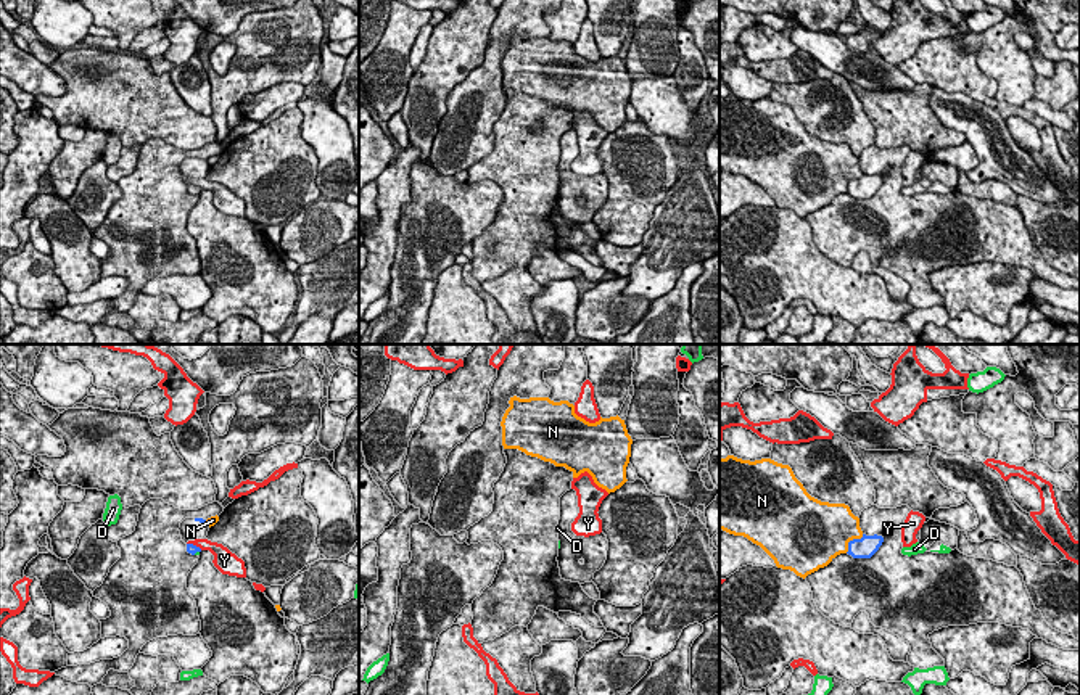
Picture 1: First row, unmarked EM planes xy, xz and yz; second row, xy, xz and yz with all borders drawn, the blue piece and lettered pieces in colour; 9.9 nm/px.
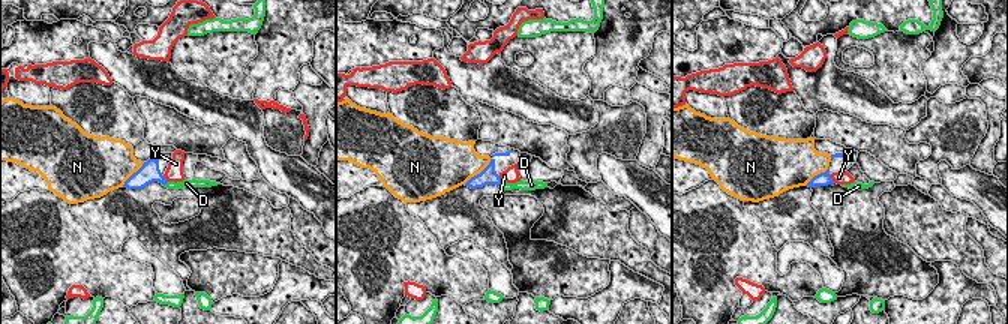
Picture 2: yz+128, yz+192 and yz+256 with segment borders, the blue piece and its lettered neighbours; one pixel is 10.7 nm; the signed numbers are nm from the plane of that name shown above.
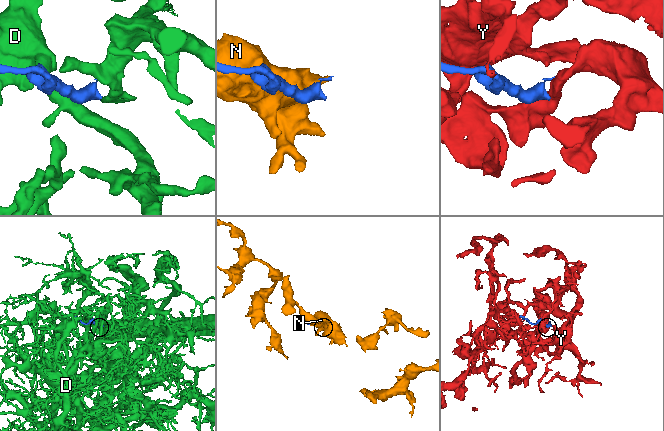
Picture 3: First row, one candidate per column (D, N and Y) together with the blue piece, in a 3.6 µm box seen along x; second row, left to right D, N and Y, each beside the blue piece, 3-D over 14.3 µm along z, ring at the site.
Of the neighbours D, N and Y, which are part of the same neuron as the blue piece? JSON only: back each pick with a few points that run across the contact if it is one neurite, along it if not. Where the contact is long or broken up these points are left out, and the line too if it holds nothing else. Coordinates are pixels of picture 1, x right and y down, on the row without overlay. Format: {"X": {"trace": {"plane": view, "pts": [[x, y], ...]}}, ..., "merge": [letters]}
{"D": {"trace": {"plane": "xy", "pts": [[192, 189], [195, 192], [197, 192]]}}, "merge": ["D"]}

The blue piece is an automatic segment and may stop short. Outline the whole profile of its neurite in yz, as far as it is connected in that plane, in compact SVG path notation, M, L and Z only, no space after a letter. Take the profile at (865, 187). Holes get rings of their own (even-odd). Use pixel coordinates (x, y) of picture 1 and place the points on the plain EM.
M863 174L861 179L853 179L848 182L848 195L853 198L871 198L879 187L882 185L884 177L882 175L866 175Z

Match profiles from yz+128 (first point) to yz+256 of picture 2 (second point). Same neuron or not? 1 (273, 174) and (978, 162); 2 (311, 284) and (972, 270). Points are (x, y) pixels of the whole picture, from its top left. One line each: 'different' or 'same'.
1: different
2: different

